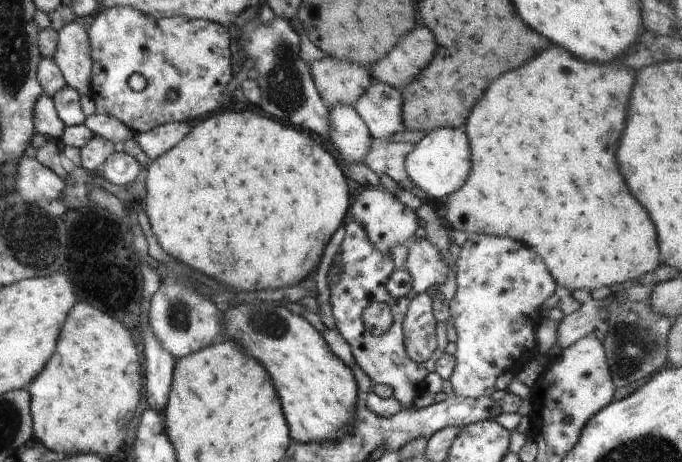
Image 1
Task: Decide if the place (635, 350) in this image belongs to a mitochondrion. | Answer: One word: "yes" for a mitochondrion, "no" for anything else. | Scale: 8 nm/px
yes

